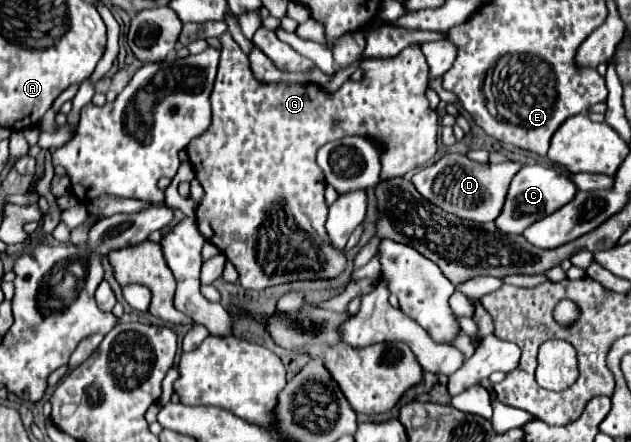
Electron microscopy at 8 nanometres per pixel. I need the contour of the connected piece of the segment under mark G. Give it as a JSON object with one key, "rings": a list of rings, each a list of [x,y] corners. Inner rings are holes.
{"rings":[[[225,32],[221,36],[221,46],[223,46],[223,52],[221,52],[221,62],[219,62],[219,72],[217,72],[217,82],[215,82],[215,88],[213,88],[213,94],[211,94],[211,110],[213,110],[213,118],[211,118],[211,124],[209,128],[199,134],[197,138],[193,138],[187,146],[187,156],[189,156],[189,162],[195,170],[195,178],[201,182],[205,194],[203,194],[203,200],[199,202],[197,206],[197,226],[199,226],[199,232],[205,236],[207,242],[215,244],[237,268],[239,272],[239,282],[243,288],[251,288],[251,290],[263,290],[263,288],[269,288],[269,286],[275,286],[275,284],[283,284],[283,282],[291,282],[291,280],[303,280],[303,278],[335,278],[343,272],[345,268],[345,256],[341,250],[335,250],[327,238],[327,232],[325,232],[325,220],[327,220],[327,204],[325,204],[325,198],[323,198],[323,192],[325,192],[325,176],[323,176],[323,170],[317,166],[315,162],[315,154],[317,150],[331,142],[331,140],[337,140],[337,138],[343,138],[343,136],[365,136],[365,138],[371,138],[379,144],[381,148],[381,173],[380,179],[387,180],[387,178],[393,178],[393,176],[405,176],[407,172],[423,166],[429,158],[435,156],[437,152],[437,132],[439,132],[439,124],[437,124],[437,112],[429,108],[429,102],[425,100],[425,88],[427,88],[427,80],[429,80],[429,66],[425,62],[425,56],[421,52],[419,46],[407,46],[397,58],[383,58],[383,60],[365,60],[361,64],[361,68],[365,70],[365,76],[361,82],[353,82],[353,80],[345,80],[343,86],[335,92],[327,92],[323,86],[315,84],[315,82],[257,82],[257,78],[253,76],[251,68],[249,68],[249,60],[247,60],[247,54],[241,50],[241,46],[233,40],[233,36],[229,32]]]}

